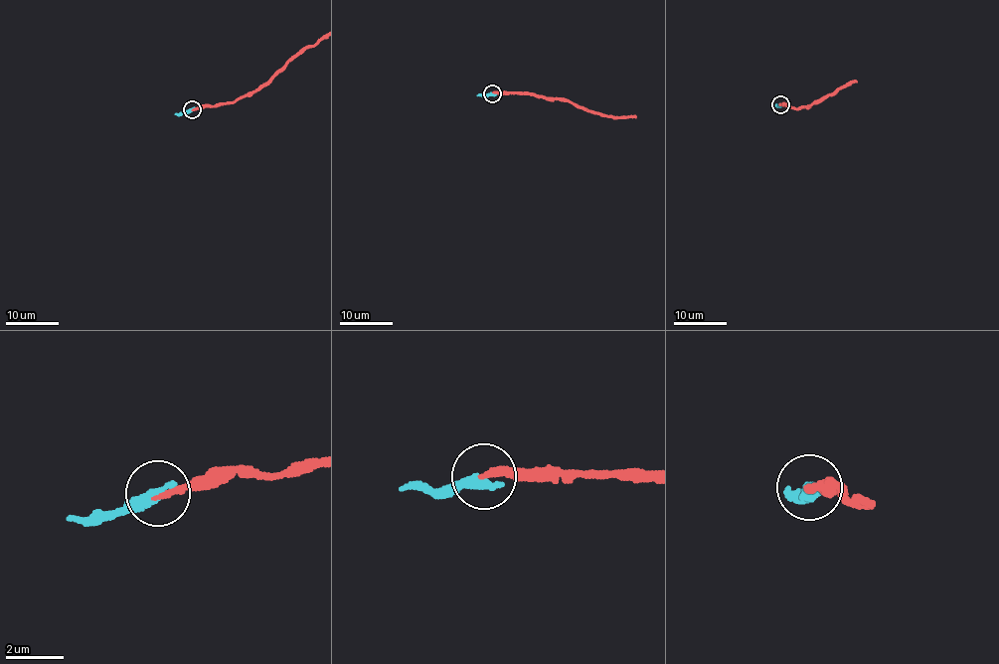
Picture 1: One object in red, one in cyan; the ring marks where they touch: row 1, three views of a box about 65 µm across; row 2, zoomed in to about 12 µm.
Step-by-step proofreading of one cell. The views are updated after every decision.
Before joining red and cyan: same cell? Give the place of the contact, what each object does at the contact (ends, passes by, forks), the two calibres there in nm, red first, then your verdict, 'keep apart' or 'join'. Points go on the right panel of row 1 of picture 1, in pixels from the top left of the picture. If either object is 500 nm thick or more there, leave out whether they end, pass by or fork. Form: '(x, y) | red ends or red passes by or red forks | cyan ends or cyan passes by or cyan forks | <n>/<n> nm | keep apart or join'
(780, 104) | red ends | cyan ends | 240/440 nm | keep apart

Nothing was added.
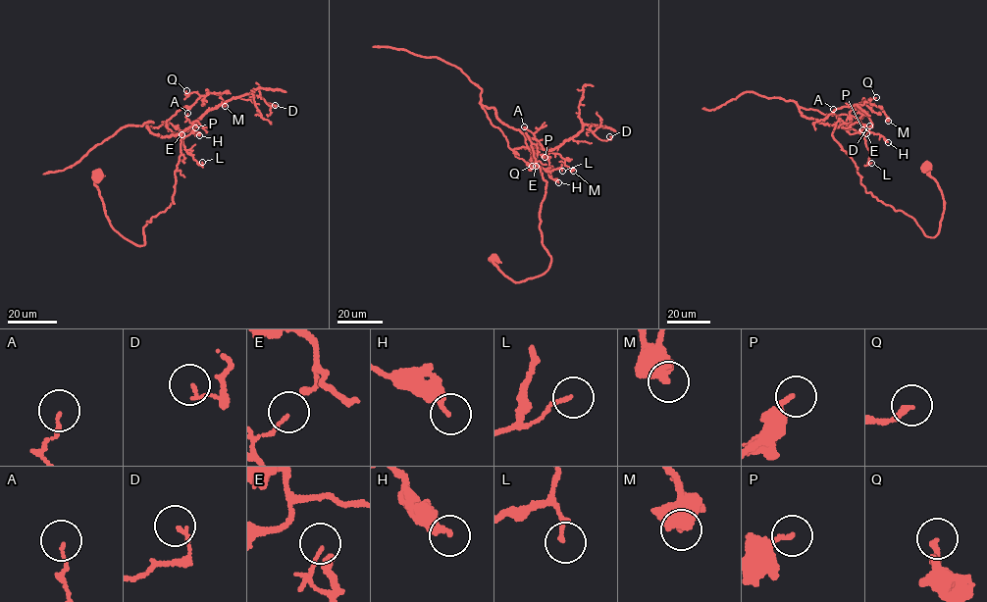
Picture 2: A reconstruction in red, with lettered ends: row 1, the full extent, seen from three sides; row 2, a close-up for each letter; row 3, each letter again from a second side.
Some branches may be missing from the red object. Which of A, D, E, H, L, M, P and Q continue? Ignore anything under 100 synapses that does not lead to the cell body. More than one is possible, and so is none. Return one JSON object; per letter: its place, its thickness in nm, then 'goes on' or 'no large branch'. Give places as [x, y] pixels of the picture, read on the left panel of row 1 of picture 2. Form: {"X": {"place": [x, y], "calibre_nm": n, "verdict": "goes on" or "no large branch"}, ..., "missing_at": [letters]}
{"A": {"place": [187, 113], "calibre_nm": 100, "verdict": "no large branch"}, "D": {"place": [275, 105], "calibre_nm": 110, "verdict": "no large branch"}, "E": {"place": [181, 134], "calibre_nm": 90, "verdict": "no large branch"}, "H": {"place": [199, 135], "calibre_nm": 360, "verdict": "no large branch"}, "L": {"place": [202, 162], "calibre_nm": 130, "verdict": "no large branch"}, "M": {"place": [225, 106], "calibre_nm": 500, "verdict": "no large branch"}, "P": {"place": [195, 127], "calibre_nm": 130, "verdict": "no large branch"}, "Q": {"place": [186, 90], "calibre_nm": 200, "verdict": "no large branch"}, "missing_at": []}

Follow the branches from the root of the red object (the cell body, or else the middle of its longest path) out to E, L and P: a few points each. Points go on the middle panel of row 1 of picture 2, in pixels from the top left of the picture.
E: (494, 259), (497, 268), (518, 282), (549, 267), (539, 227), (546, 182), (525, 132), (536, 166)
L: (494, 259), (518, 282), (542, 275), (550, 261), (539, 227), (546, 182), (525, 132), (537, 164), (562, 171)
P: (494, 259), (518, 282), (548, 269), (539, 215), (546, 182), (526, 133), (482, 107), (511, 149), (545, 157)

